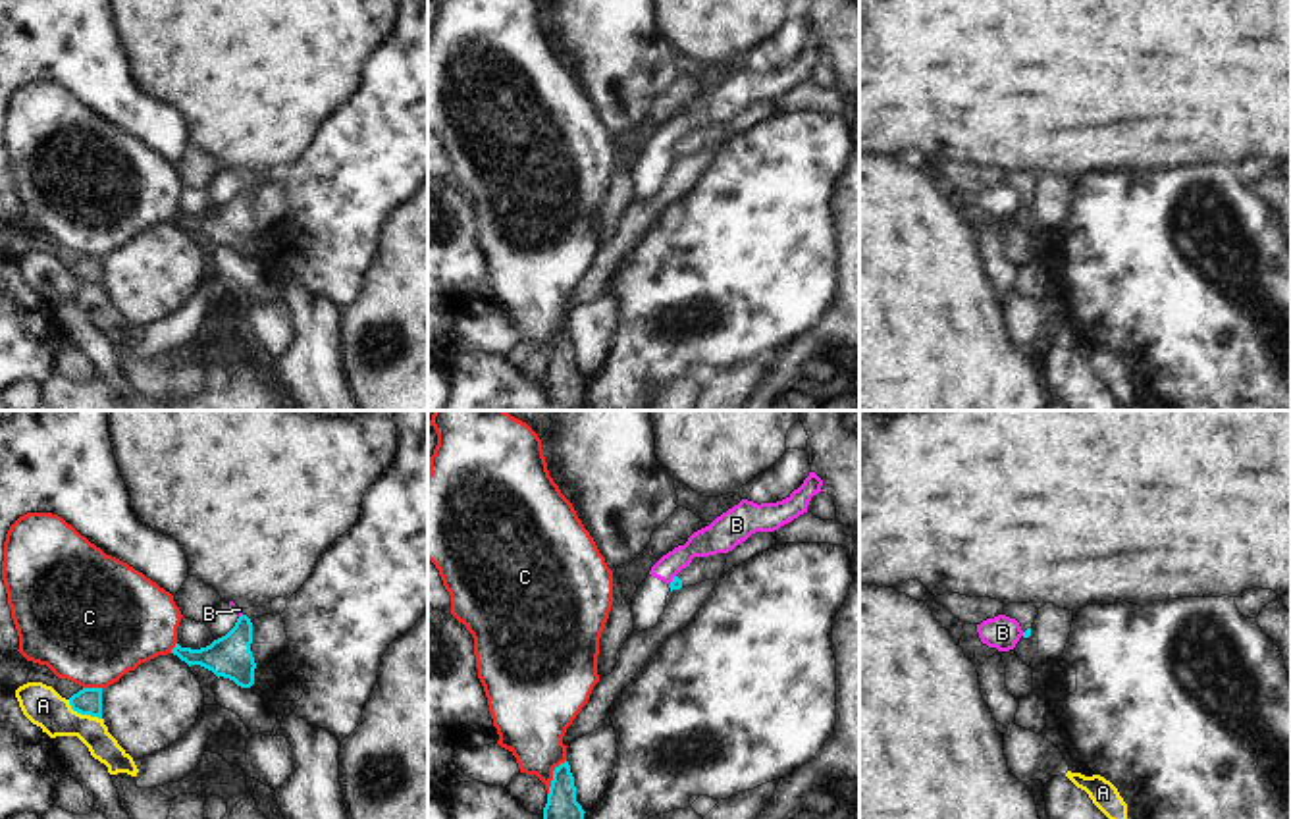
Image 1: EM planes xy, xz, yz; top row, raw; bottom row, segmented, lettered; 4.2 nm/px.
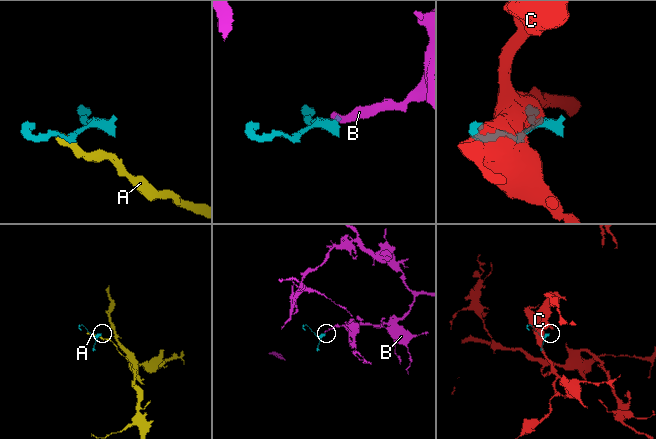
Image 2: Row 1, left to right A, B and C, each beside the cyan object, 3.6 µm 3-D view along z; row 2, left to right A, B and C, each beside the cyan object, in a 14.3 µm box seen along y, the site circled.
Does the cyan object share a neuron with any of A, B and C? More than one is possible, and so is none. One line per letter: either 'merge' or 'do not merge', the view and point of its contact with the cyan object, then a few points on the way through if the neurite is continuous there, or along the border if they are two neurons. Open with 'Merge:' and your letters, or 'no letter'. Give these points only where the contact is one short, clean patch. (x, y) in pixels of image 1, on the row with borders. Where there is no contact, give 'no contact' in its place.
Merge: no letter
A: do not merge; contact xy (83, 713); border xy (68, 700), (74, 710), (101, 719)
B: do not merge; contact xz (673, 581); border xz (675, 575), (669, 586)
C: do not merge; contact xz (553, 777)

